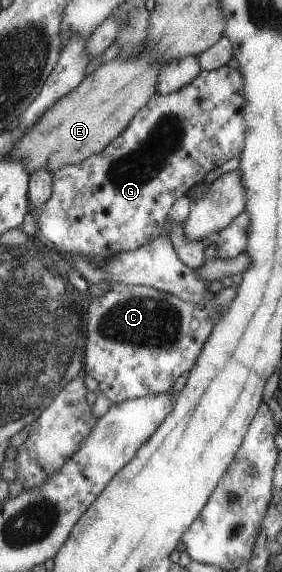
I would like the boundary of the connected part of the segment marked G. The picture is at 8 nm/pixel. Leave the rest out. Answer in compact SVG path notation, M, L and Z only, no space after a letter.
M219 66L214 70L200 71L189 83L180 87L177 91L170 94L154 93L145 102L142 108L139 108L133 119L125 130L121 131L117 137L114 137L101 152L85 158L82 162L63 166L61 170L52 173L52 192L49 199L42 206L37 206L31 212L37 232L33 237L41 241L46 249L53 249L60 254L69 254L70 256L83 256L88 260L93 260L98 264L102 264L107 258L113 254L119 254L124 251L136 250L139 246L146 245L152 239L155 239L161 229L165 229L165 217L169 207L173 205L173 201L181 195L187 195L191 186L198 184L205 173L209 173L211 169L220 167L225 161L231 158L237 158L244 146L244 134L246 133L246 124L244 121L244 79L243 75L237 68L228 66Z

